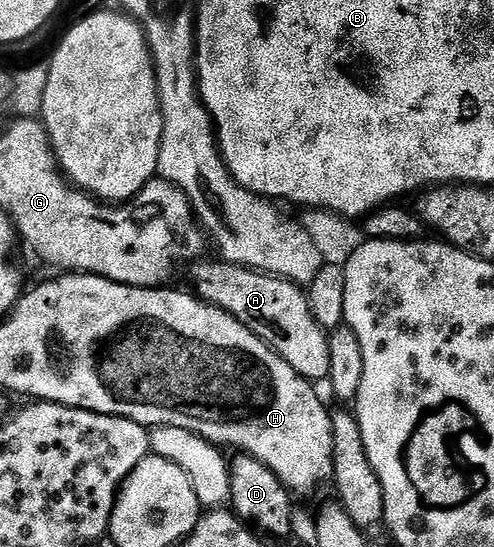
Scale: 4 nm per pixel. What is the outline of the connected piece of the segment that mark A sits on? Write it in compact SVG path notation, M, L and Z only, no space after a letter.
M215 257L206 259L190 264L194 294L204 303L211 303L237 317L241 325L248 327L280 357L289 361L301 377L312 381L326 380L329 373L329 335L321 325L317 325L313 309L309 309L306 290L300 284L277 275L239 267L236 263L225 263Z

